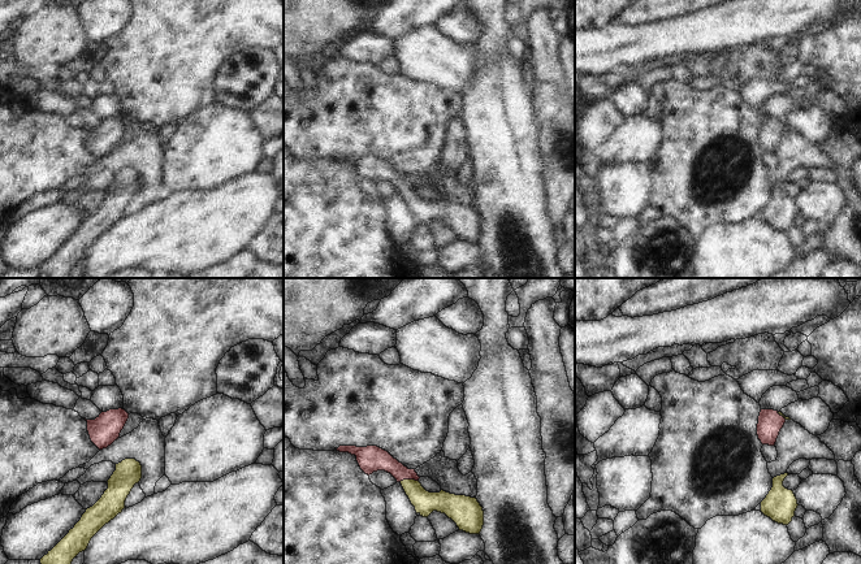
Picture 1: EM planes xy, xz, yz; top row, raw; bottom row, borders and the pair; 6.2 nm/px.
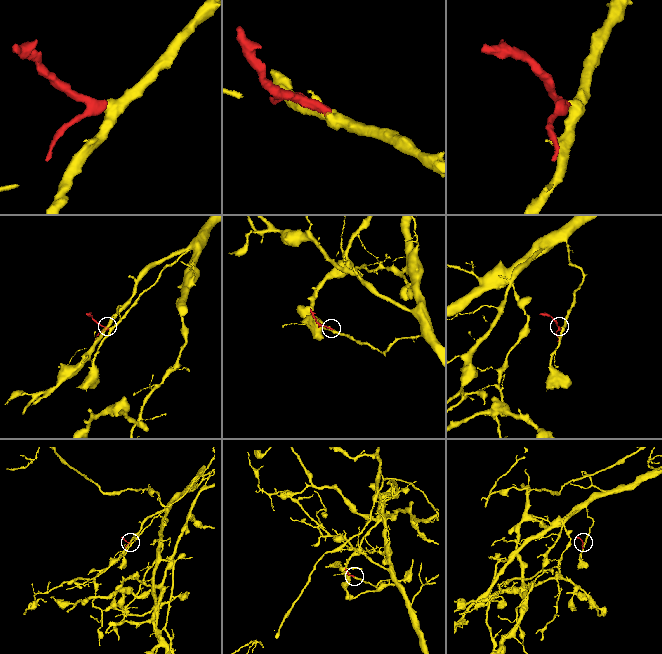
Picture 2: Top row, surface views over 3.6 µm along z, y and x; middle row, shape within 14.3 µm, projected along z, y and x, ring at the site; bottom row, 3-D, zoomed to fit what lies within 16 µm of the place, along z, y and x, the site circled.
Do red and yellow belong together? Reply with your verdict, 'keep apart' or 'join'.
join

